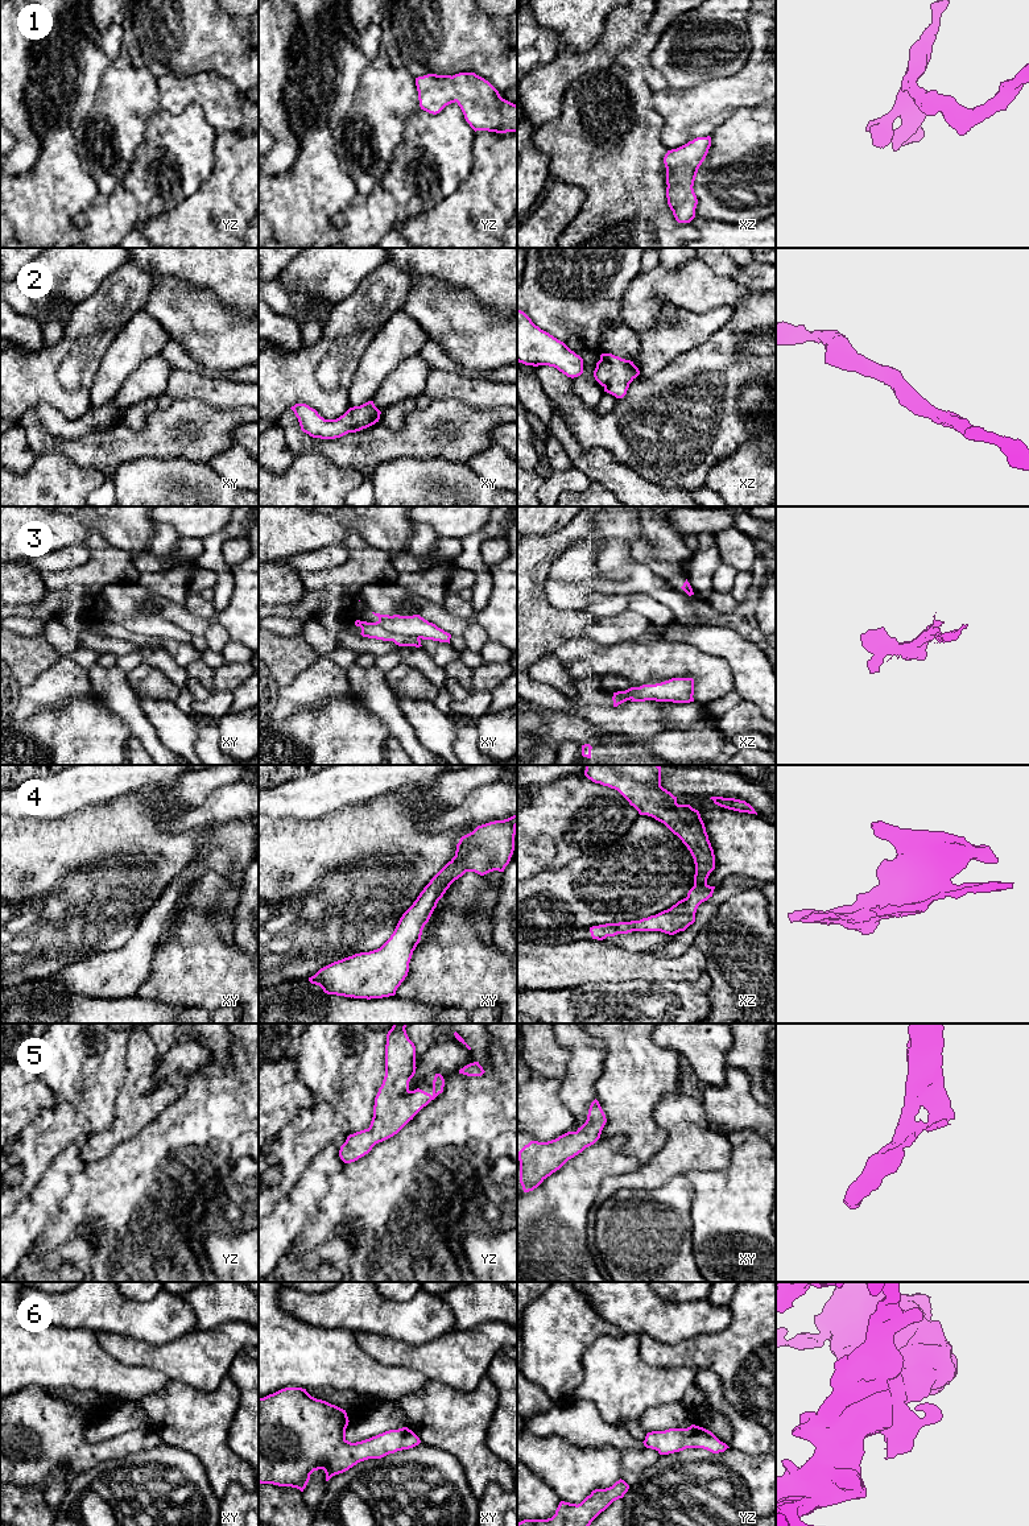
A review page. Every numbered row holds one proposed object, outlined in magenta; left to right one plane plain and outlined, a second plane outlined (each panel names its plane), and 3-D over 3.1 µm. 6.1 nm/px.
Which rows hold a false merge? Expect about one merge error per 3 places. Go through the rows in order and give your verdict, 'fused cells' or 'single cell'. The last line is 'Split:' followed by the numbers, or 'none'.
1: single cell
2: single cell
3: fused cells
4: single cell
5: single cell
6: single cell
Split: 3

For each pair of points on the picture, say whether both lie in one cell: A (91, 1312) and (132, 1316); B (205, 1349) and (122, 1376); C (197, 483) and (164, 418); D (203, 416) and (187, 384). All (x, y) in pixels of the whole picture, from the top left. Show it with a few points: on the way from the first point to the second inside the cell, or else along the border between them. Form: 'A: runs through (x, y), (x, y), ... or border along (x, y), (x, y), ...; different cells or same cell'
A: runs through (102, 1312), (122, 1315); same cell
B: border along (118, 1360), (125, 1364), (157, 1369), (169, 1378); different cells
C: border along (153, 457), (185, 457), (207, 463); different cells
D: border along (173, 398), (198, 398), (223, 409); different cells

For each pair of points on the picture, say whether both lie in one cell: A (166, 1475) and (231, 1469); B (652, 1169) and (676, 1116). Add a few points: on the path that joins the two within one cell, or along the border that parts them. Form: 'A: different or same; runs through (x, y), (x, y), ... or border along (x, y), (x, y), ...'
A: different; border along (184, 1450), (202, 1464), (215, 1495)
B: same; runs through (665, 1157), (676, 1146), (676, 1129)

